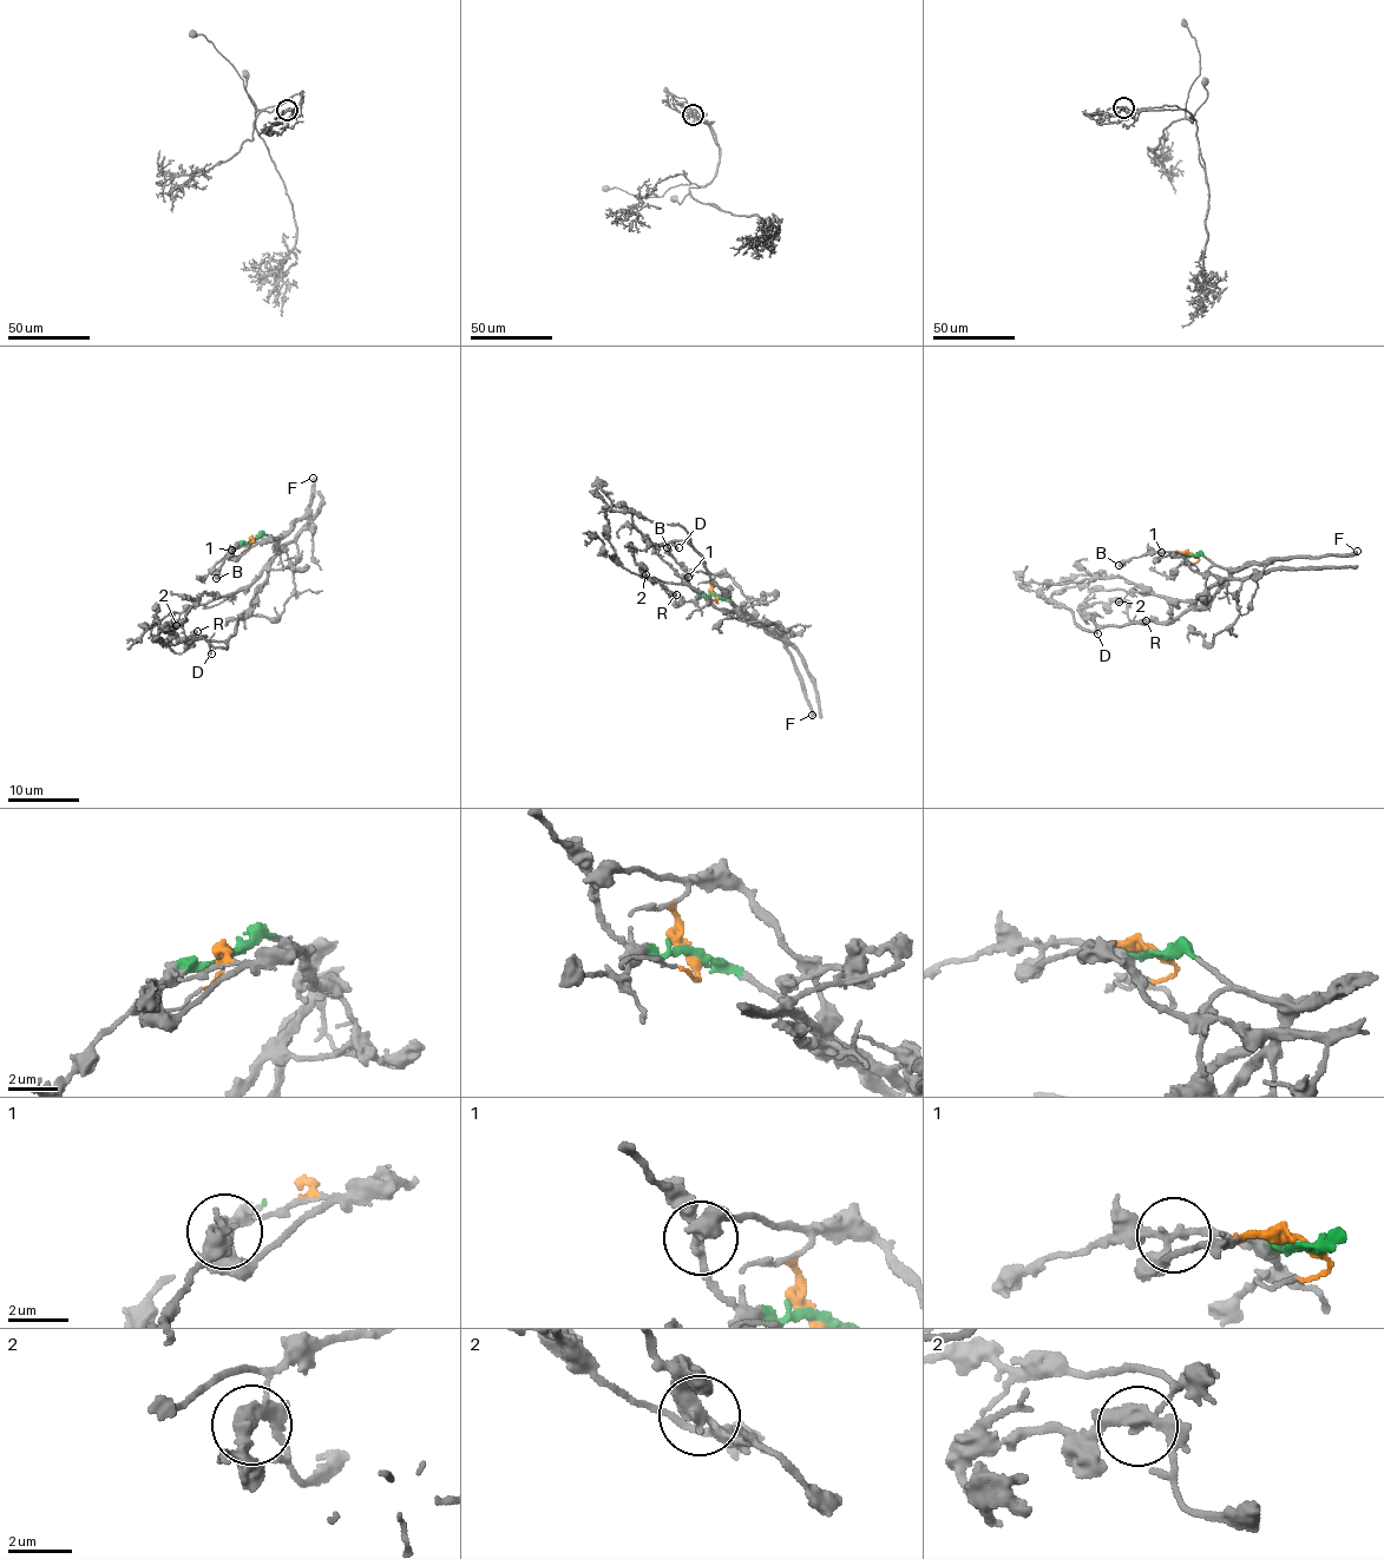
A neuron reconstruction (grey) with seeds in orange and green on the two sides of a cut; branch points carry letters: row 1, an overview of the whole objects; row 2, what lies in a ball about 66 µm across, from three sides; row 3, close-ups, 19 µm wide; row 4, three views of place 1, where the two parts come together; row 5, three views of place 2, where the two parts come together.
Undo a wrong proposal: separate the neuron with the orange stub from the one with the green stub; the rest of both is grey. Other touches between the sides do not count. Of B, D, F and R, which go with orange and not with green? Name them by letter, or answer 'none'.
none

